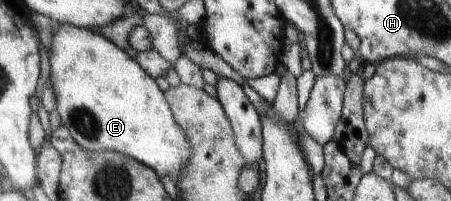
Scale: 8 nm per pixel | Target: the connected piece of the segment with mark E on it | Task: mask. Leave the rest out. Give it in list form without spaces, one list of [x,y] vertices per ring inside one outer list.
[[[60,23],[54,25],[52,35],[48,55],[48,85],[52,85],[56,95],[56,111],[60,115],[61,125],[68,129],[72,139],[88,151],[108,150],[128,155],[150,167],[158,177],[170,177],[176,184],[178,169],[188,163],[192,149],[188,137],[174,121],[165,93],[158,88],[156,80],[152,79],[134,58],[130,58],[99,31]]]

